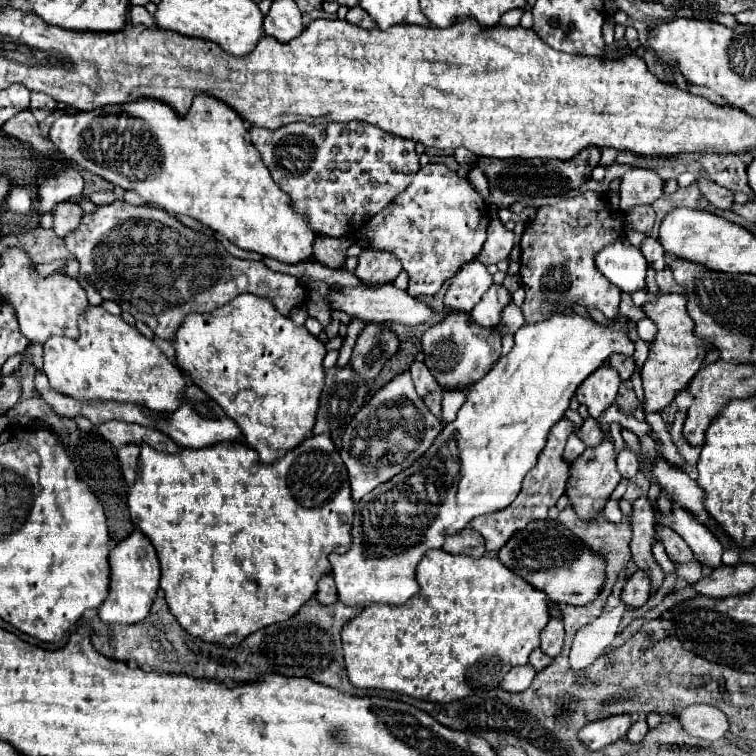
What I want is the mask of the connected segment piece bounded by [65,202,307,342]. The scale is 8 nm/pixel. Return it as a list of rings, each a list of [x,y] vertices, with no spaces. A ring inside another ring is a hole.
[[[127,202],[99,206],[95,212],[85,214],[81,230],[65,236],[65,244],[67,250],[79,260],[81,276],[103,296],[103,300],[117,302],[123,312],[133,314],[135,320],[145,322],[161,340],[169,342],[175,338],[175,332],[187,314],[211,312],[213,308],[231,302],[243,292],[269,300],[283,316],[289,316],[291,310],[301,306],[307,296],[307,290],[297,276],[275,272],[257,260],[235,258],[223,248],[219,240],[187,228],[183,222],[161,208],[131,206]]]

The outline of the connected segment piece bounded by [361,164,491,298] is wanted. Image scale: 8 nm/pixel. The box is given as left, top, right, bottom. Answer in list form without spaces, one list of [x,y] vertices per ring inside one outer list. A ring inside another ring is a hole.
[[[427,164],[419,170],[405,192],[401,192],[377,216],[369,220],[361,236],[369,238],[371,248],[389,250],[401,260],[403,270],[409,274],[407,292],[417,298],[421,294],[435,294],[445,280],[453,278],[453,272],[457,272],[465,262],[473,260],[481,252],[489,222],[491,218],[487,216],[487,206],[469,180],[457,176],[449,168],[443,168],[443,164]]]

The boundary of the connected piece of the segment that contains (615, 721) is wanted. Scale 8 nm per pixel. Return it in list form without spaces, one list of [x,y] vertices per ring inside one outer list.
[[[619,714],[619,716],[609,716],[605,720],[589,722],[579,730],[579,740],[585,748],[589,750],[603,750],[609,744],[617,742],[623,738],[629,730],[629,714]]]

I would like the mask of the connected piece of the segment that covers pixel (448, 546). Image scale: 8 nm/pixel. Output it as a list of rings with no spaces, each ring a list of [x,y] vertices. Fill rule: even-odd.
[[[465,528],[465,530],[445,538],[443,550],[453,552],[453,554],[471,556],[471,558],[481,558],[487,554],[485,538],[481,538],[481,534],[477,534],[477,530],[473,530],[473,528]]]

